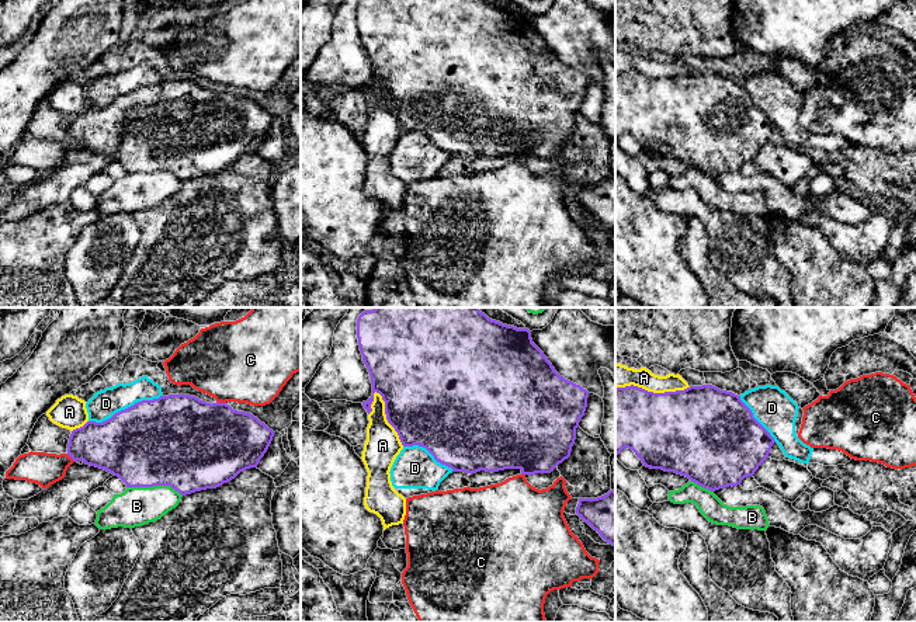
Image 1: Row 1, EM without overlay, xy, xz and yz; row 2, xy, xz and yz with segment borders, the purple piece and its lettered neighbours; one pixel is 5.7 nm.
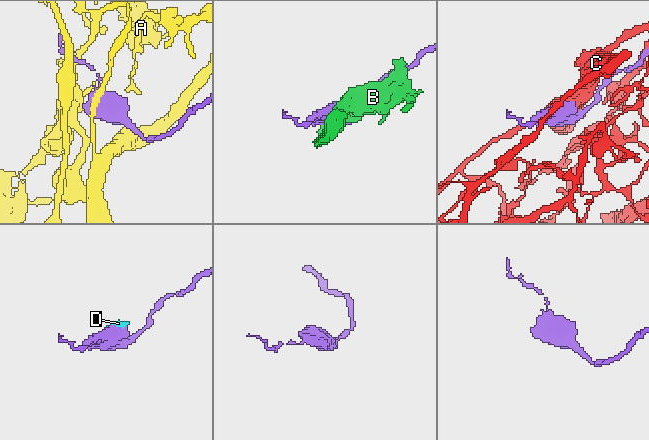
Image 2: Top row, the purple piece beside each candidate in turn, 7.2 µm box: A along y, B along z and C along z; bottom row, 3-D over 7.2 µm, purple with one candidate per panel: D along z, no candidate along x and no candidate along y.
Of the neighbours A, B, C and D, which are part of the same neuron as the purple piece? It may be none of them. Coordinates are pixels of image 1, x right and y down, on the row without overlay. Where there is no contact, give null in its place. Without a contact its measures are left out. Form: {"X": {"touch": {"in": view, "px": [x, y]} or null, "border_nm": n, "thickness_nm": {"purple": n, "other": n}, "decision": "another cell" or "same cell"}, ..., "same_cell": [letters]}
{"A": {"touch": {"in": "xz", "px": [387, 104]}, "border_nm": 360, "thickness_nm": {"purple": 480, "other": 200}, "decision": "another cell"}, "B": {"touch": {"in": "xy", "px": [155, 170]}, "border_nm": 320, "thickness_nm": {"purple": 500, "other": 220}, "decision": "another cell"}, "C": {"touch": {"in": "xy", "px": [221, 89]}, "border_nm": 60, "thickness_nm": {"purple": 460, "other": 460}, "decision": "another cell"}, "D": {"touch": {"in": "xy", "px": [125, 94]}, "border_nm": 460, "thickness_nm": {"purple": 500, "other": 160}, "decision": "another cell"}, "same_cell": []}

